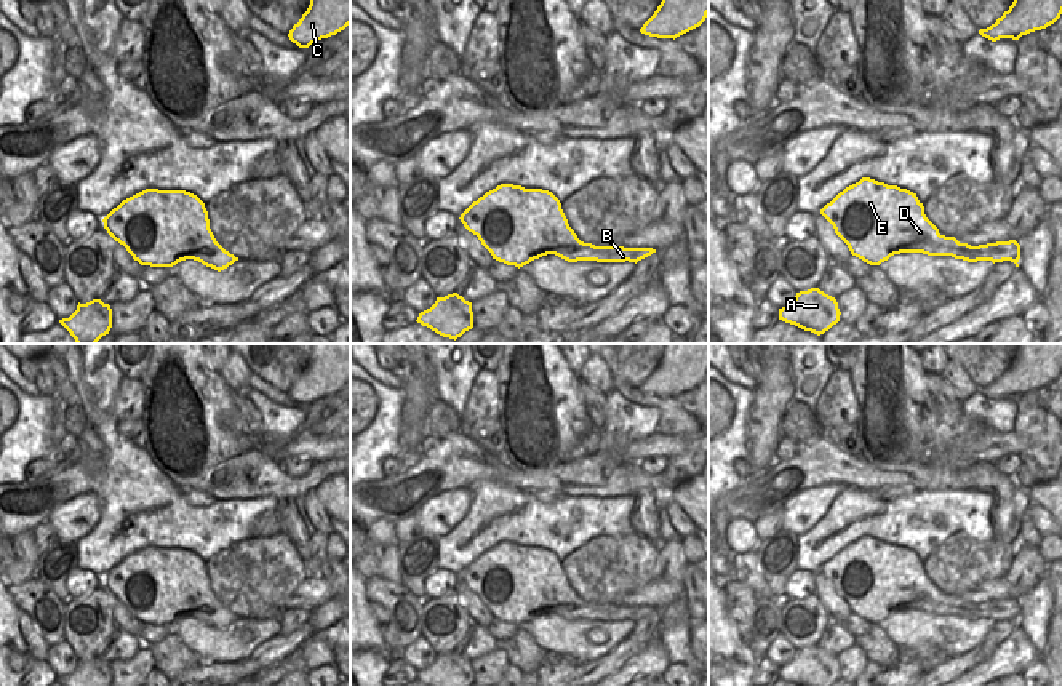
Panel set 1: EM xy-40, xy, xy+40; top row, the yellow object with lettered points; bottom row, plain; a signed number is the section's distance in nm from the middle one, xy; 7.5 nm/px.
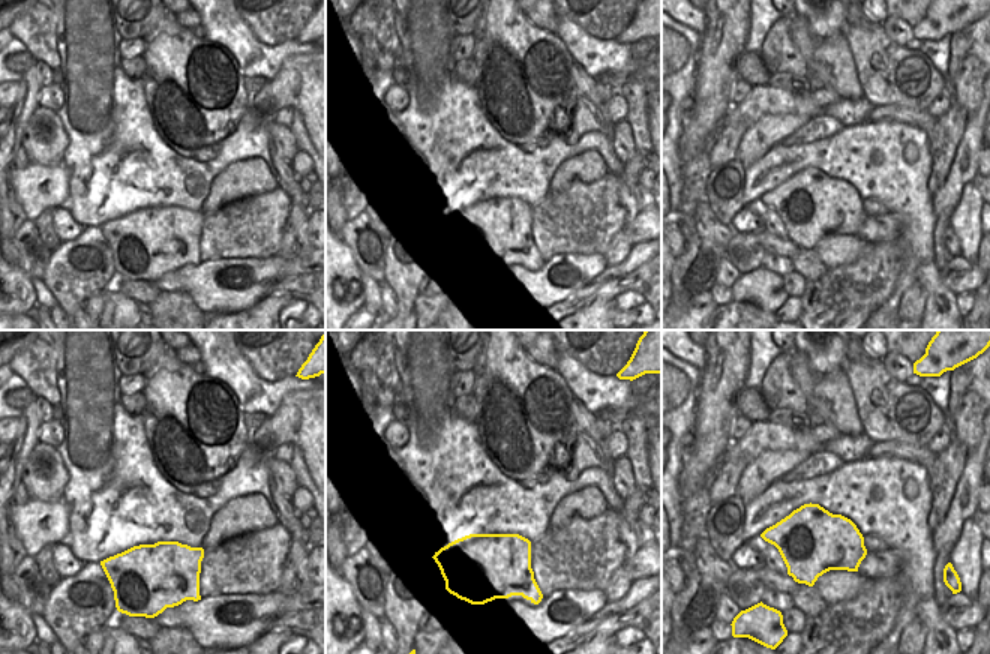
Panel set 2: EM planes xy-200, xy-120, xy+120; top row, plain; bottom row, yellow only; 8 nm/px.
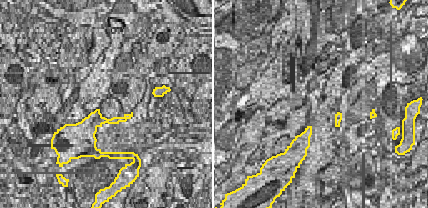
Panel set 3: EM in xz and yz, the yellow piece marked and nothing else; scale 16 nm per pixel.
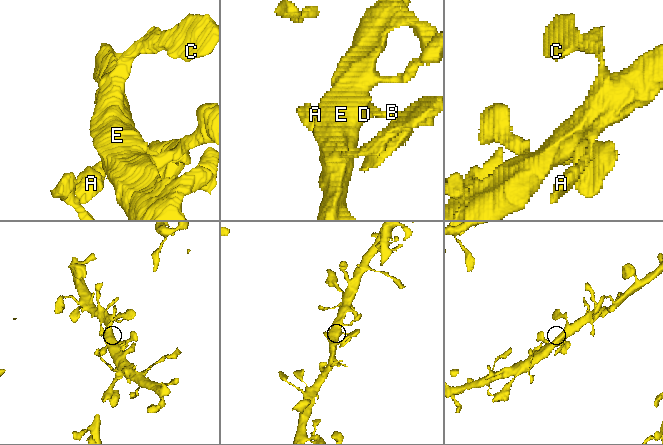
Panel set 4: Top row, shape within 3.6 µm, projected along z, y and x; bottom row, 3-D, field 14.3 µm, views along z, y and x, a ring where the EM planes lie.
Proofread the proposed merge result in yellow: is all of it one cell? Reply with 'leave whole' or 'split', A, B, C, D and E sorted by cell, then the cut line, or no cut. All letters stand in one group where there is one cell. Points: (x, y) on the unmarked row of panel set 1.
leave whole | A B C D E | no cut

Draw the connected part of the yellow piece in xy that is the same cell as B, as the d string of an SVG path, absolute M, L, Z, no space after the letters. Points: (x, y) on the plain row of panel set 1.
M501 542L473 560L462 572L464 585L478 595L493 617L523 625L555 612L568 620L638 620L656 608L595 604L577 596L560 558L549 548Z

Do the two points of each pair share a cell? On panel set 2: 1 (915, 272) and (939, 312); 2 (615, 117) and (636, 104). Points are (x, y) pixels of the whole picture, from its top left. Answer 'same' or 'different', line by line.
1: same
2: different

